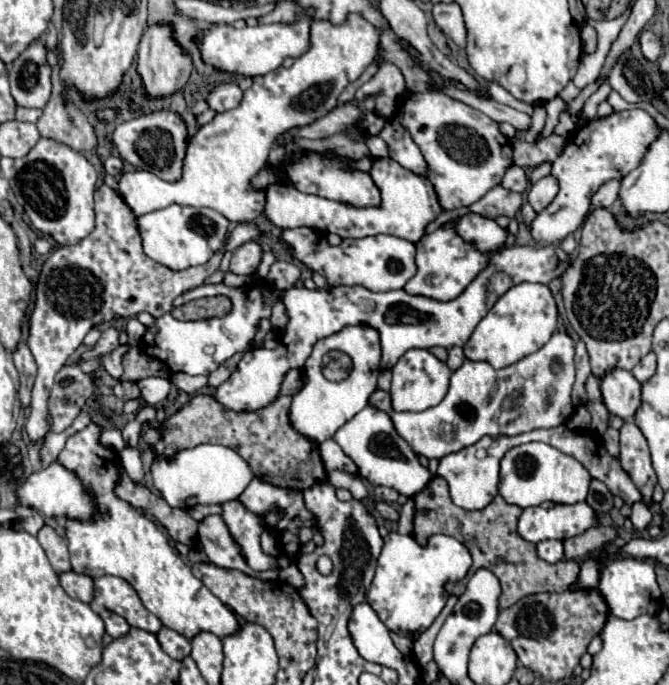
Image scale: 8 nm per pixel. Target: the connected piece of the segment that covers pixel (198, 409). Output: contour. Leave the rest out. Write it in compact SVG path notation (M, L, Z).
M197 395L191 399L189 405L185 405L181 411L169 417L161 429L145 429L143 439L149 445L153 445L153 449L161 455L171 455L177 449L197 447L201 443L225 445L237 451L245 459L245 463L251 467L255 477L277 487L303 491L323 481L325 469L319 457L319 445L299 435L291 427L289 405L291 405L291 397L279 397L271 405L259 411L235 413L219 405L209 395Z

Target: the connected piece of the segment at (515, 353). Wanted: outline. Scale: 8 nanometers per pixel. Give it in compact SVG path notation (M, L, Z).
M519 283L511 287L491 311L475 327L473 335L465 343L465 357L471 361L487 361L495 369L517 363L519 359L539 351L557 329L557 307L547 285Z

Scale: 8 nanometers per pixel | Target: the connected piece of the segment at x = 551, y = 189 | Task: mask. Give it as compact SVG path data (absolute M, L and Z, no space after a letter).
M547 175L541 181L537 181L535 185L531 185L531 191L529 191L527 199L529 199L531 207L535 209L535 213L539 213L539 211L543 211L555 199L557 193L559 193L557 179L553 175Z

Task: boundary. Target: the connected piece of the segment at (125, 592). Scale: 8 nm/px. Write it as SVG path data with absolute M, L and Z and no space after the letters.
M105 575L95 579L95 603L121 615L131 627L159 633L161 621L145 609L137 591L121 577Z

